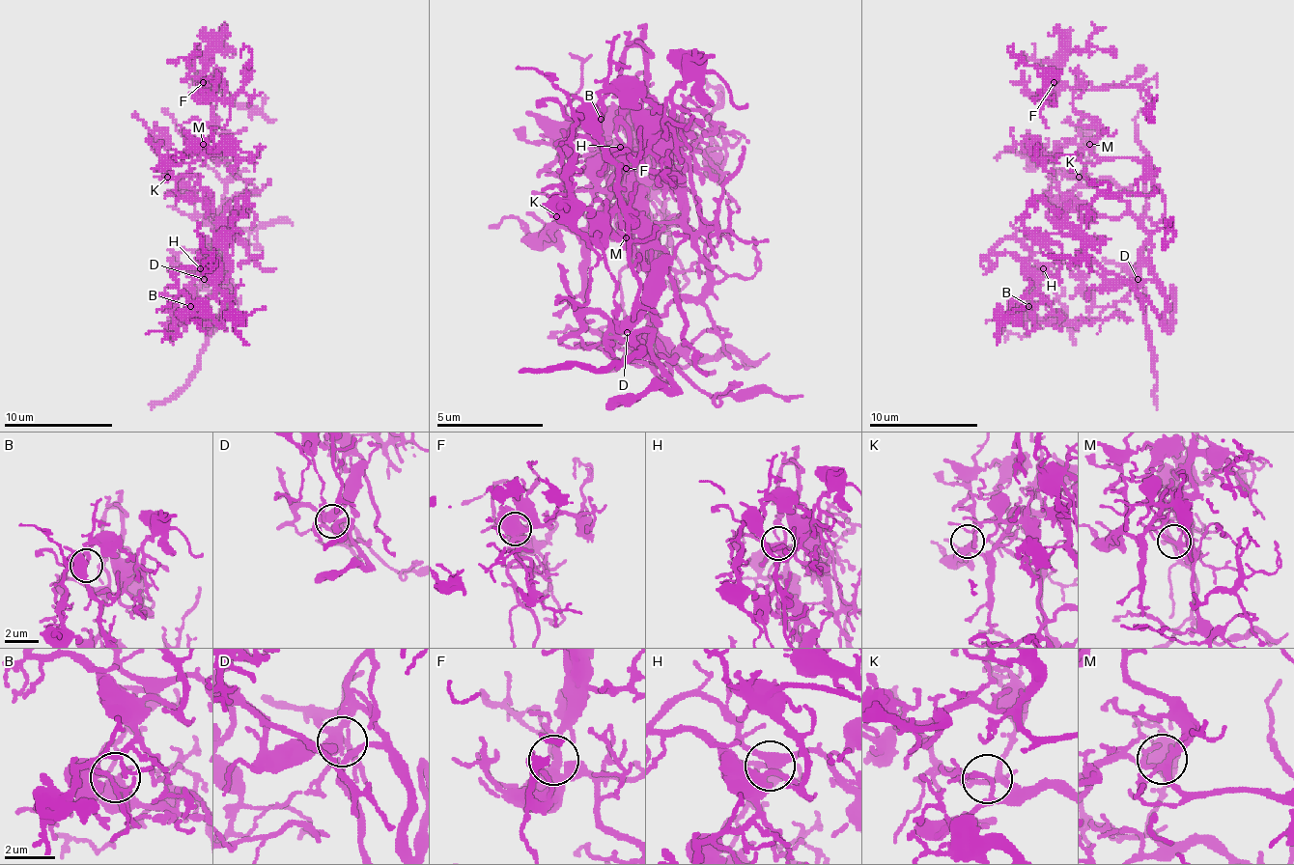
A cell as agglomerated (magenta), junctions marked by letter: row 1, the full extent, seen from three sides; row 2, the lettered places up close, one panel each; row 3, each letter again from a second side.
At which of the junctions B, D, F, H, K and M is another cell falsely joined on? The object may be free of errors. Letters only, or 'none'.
none

